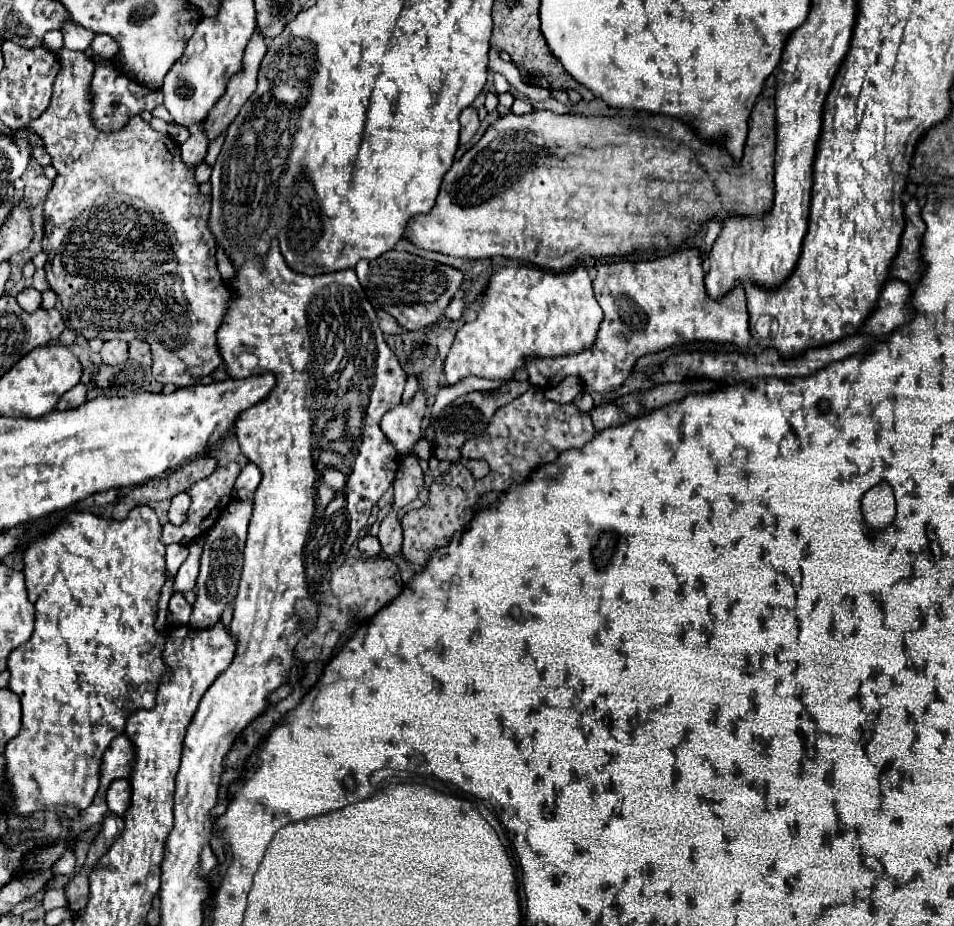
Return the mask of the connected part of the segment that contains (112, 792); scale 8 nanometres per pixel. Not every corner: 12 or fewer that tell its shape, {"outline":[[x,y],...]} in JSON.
{"outline":[[117,779],[107,791],[107,805],[123,815],[131,801],[131,785]]}

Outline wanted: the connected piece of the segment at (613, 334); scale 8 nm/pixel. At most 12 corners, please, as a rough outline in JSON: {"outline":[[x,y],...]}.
{"outline":[[703,257],[599,265],[605,313],[581,353],[525,359],[545,389],[615,391],[645,353],[751,341],[743,283],[705,289]]}

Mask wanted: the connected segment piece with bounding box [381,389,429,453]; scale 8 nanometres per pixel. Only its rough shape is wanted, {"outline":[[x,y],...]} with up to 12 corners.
{"outline":[[427,391],[399,403],[381,419],[381,431],[399,453],[421,439]]}

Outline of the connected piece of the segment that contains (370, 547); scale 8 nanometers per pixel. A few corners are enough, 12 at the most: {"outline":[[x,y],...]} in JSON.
{"outline":[[365,535],[357,547],[363,557],[377,557],[381,553],[377,537]]}

